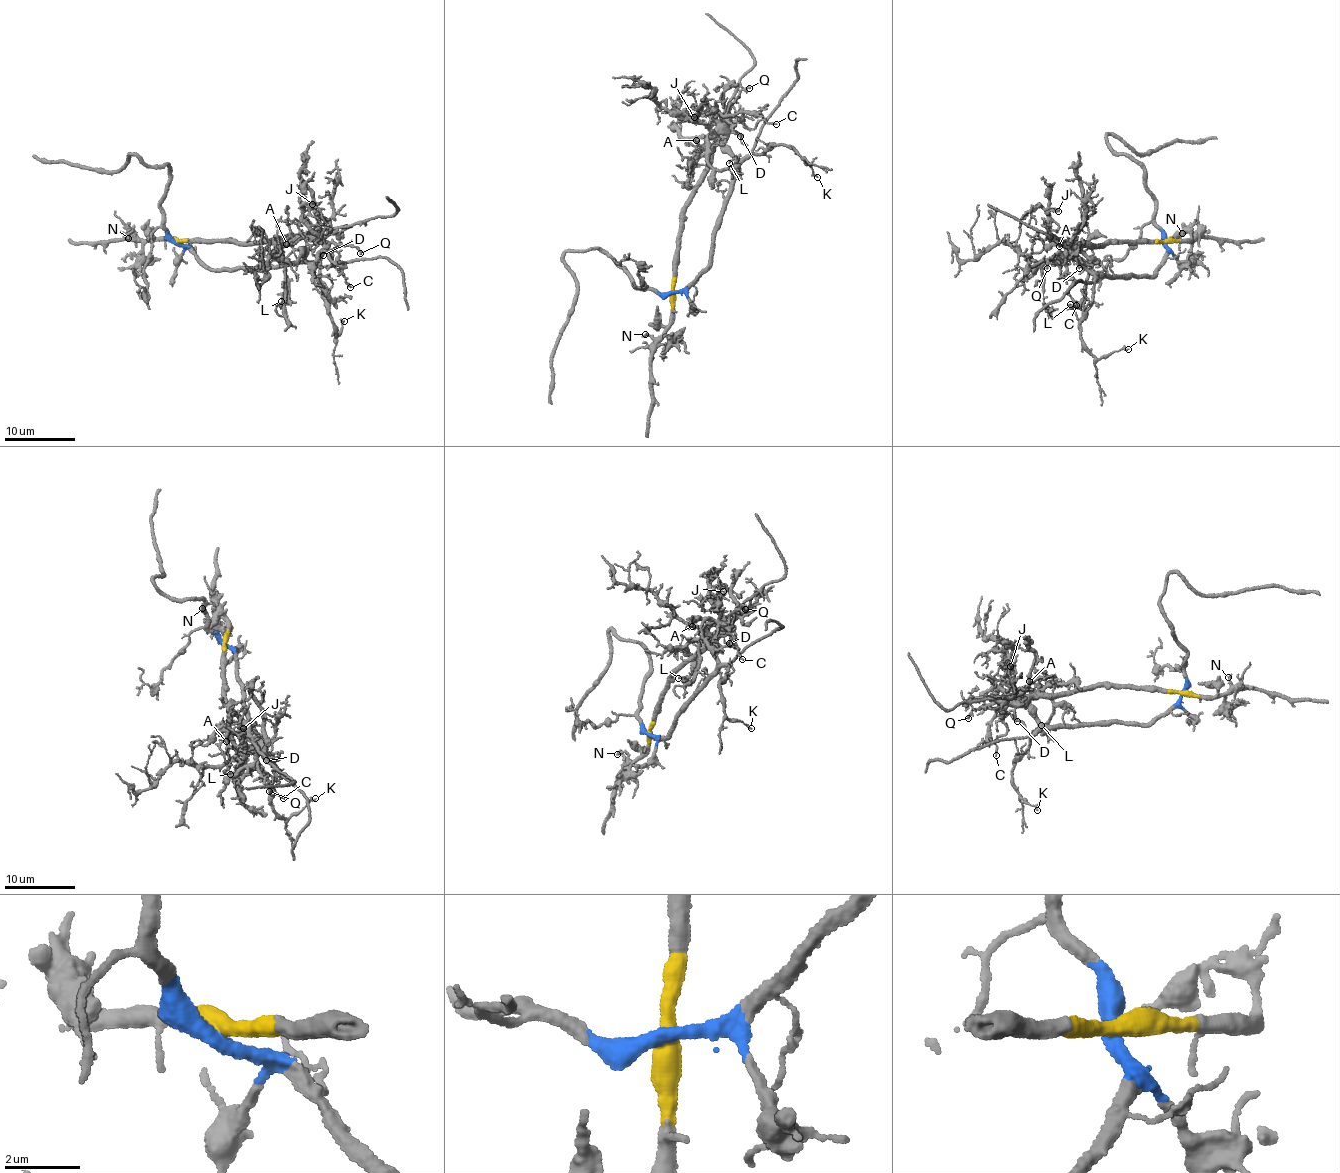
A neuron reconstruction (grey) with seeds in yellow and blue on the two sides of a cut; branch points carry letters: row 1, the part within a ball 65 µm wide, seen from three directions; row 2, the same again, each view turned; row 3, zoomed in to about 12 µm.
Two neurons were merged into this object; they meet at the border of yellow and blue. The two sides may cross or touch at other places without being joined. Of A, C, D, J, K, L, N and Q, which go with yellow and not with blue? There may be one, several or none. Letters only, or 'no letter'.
A, C, D, J, L, N, Q

